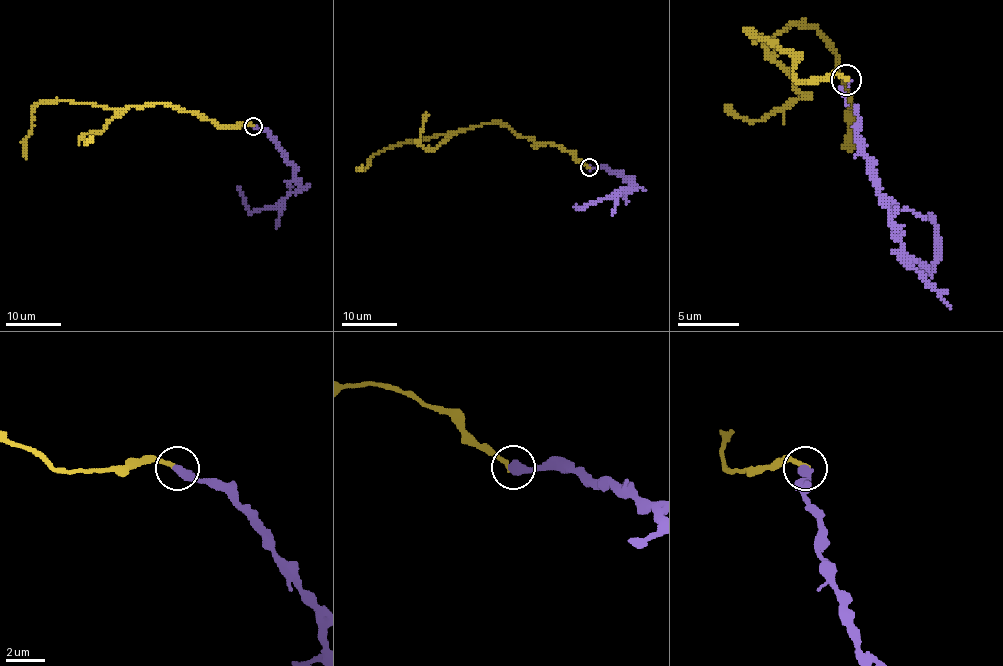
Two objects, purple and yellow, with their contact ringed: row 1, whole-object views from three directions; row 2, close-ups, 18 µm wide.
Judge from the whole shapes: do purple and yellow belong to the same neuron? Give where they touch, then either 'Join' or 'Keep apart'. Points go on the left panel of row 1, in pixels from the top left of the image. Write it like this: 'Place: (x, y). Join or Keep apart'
Place: (253, 126). Keep apart

